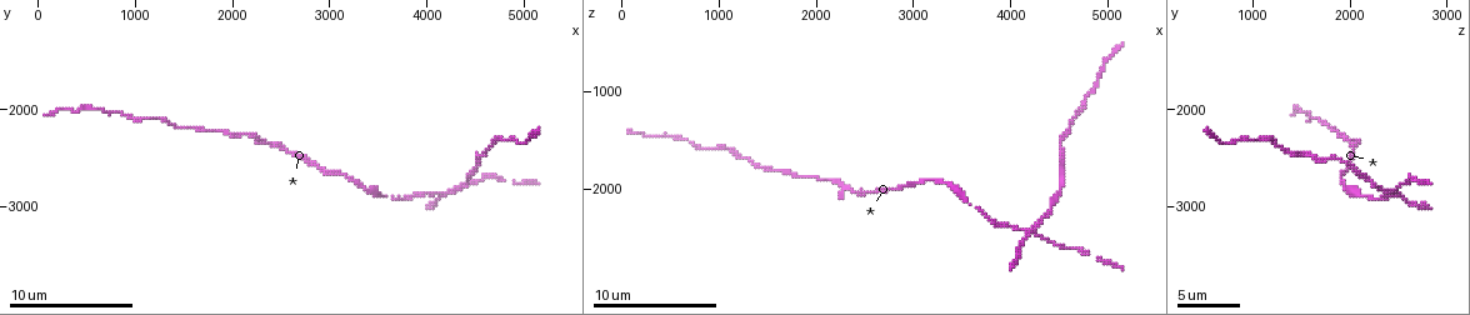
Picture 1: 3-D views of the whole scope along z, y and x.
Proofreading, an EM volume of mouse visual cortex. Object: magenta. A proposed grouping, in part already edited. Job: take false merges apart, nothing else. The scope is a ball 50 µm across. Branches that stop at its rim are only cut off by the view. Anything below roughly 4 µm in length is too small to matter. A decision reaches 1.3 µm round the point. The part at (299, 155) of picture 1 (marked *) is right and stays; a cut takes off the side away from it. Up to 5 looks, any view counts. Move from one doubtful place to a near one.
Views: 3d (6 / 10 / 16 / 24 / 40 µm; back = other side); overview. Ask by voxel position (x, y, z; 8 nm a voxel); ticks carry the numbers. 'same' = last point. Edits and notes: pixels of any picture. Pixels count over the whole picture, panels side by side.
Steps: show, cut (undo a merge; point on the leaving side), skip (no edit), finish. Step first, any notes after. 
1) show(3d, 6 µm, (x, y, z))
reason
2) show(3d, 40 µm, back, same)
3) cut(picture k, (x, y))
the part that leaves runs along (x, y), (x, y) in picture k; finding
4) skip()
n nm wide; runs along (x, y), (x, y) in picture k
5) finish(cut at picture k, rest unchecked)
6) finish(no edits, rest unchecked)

show(3d, 10 µm, (2380, 2360, 2040))
three-way junction

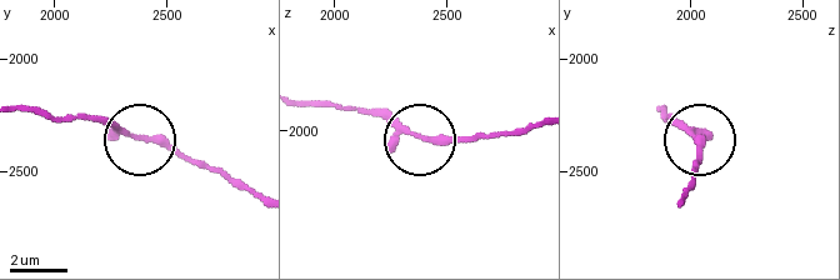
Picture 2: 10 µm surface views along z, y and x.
show(3d, 6 µm, (2380, 2350, 2010))

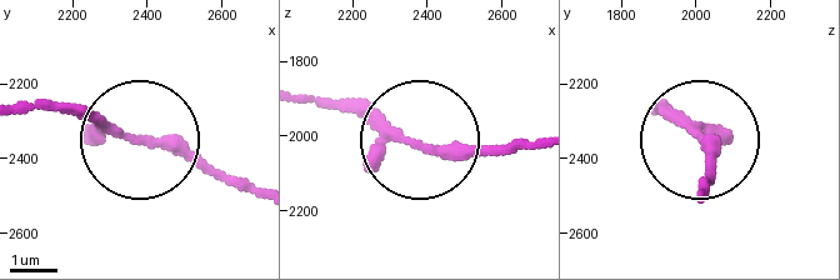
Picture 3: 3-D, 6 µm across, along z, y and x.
skip()
runs along (251, 188), (44, 104) in picture 3; all the same neuron

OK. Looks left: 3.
show(3d, 10 µm, (3500, 2840, 2080))
calibre changes

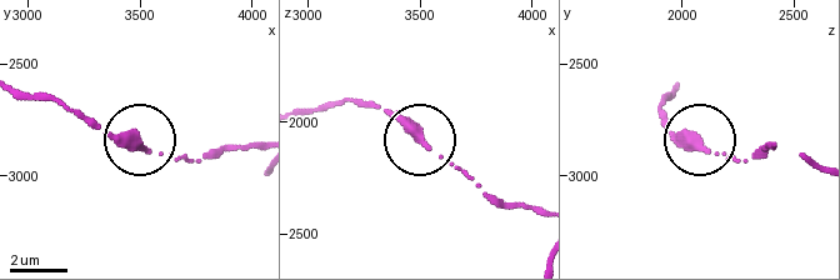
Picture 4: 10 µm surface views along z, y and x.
skip()
300 nm wide; runs along (23, 91), (59, 99), (151, 149), (206, 159) in picture 4; all the same neuron

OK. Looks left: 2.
show(3d, 10 µm, (4260, 2840, 2400))
four-way junction

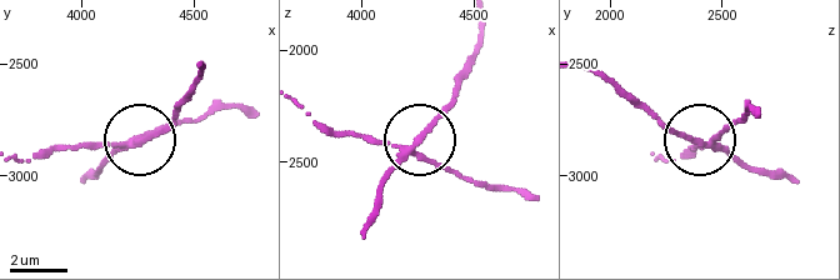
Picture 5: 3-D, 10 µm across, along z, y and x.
cut(picture 5, (435, 120))
4 arms; a second neuron is stuck on

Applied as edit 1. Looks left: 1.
finish(cut at picture 5, rest unchecked)

